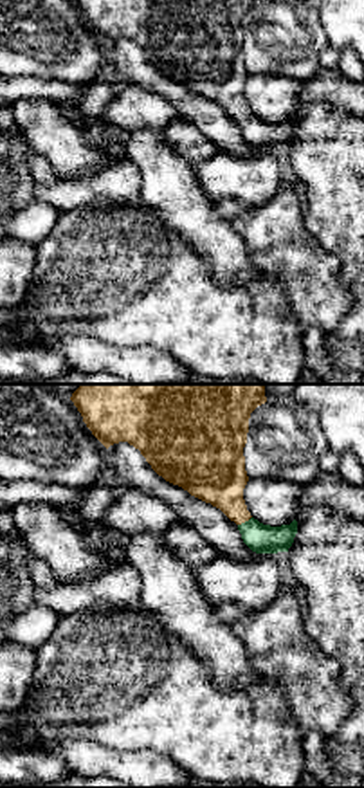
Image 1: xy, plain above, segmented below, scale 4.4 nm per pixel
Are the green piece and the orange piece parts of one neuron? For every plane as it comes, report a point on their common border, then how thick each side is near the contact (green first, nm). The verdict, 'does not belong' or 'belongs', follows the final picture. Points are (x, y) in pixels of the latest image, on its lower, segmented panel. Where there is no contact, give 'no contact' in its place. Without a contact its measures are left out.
meets green at (245, 522); 130 nm thick on the green side, 260 nm on the other

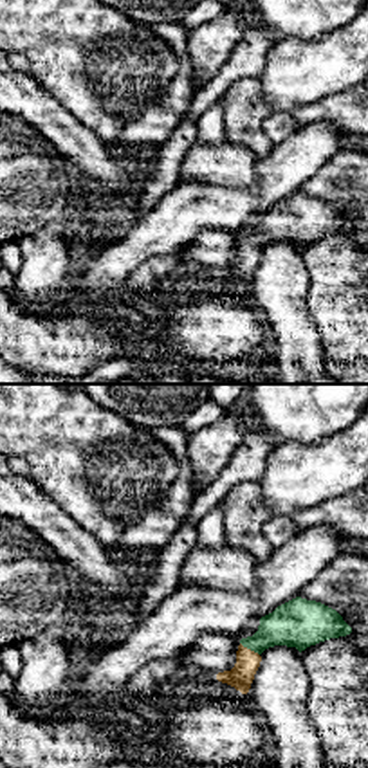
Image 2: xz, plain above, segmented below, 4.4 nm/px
meets green at (249, 648); 220 nm thick on the green side, 110 nm on the other

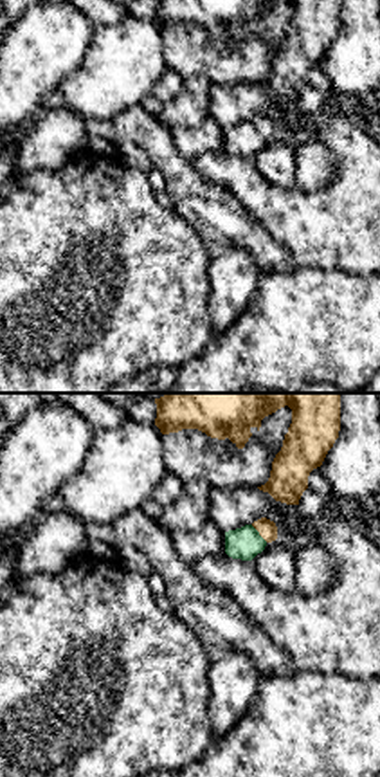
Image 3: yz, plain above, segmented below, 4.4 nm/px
meets green at (258, 534); 150 nm thick on the green side, 90 nm on the other

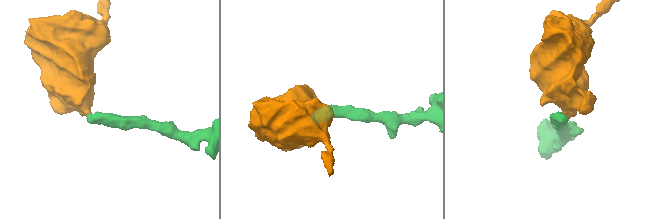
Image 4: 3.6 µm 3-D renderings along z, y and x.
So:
belongs

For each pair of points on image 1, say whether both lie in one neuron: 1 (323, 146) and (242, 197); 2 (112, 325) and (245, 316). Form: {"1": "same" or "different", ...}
{"1": "different", "2": "same"}

